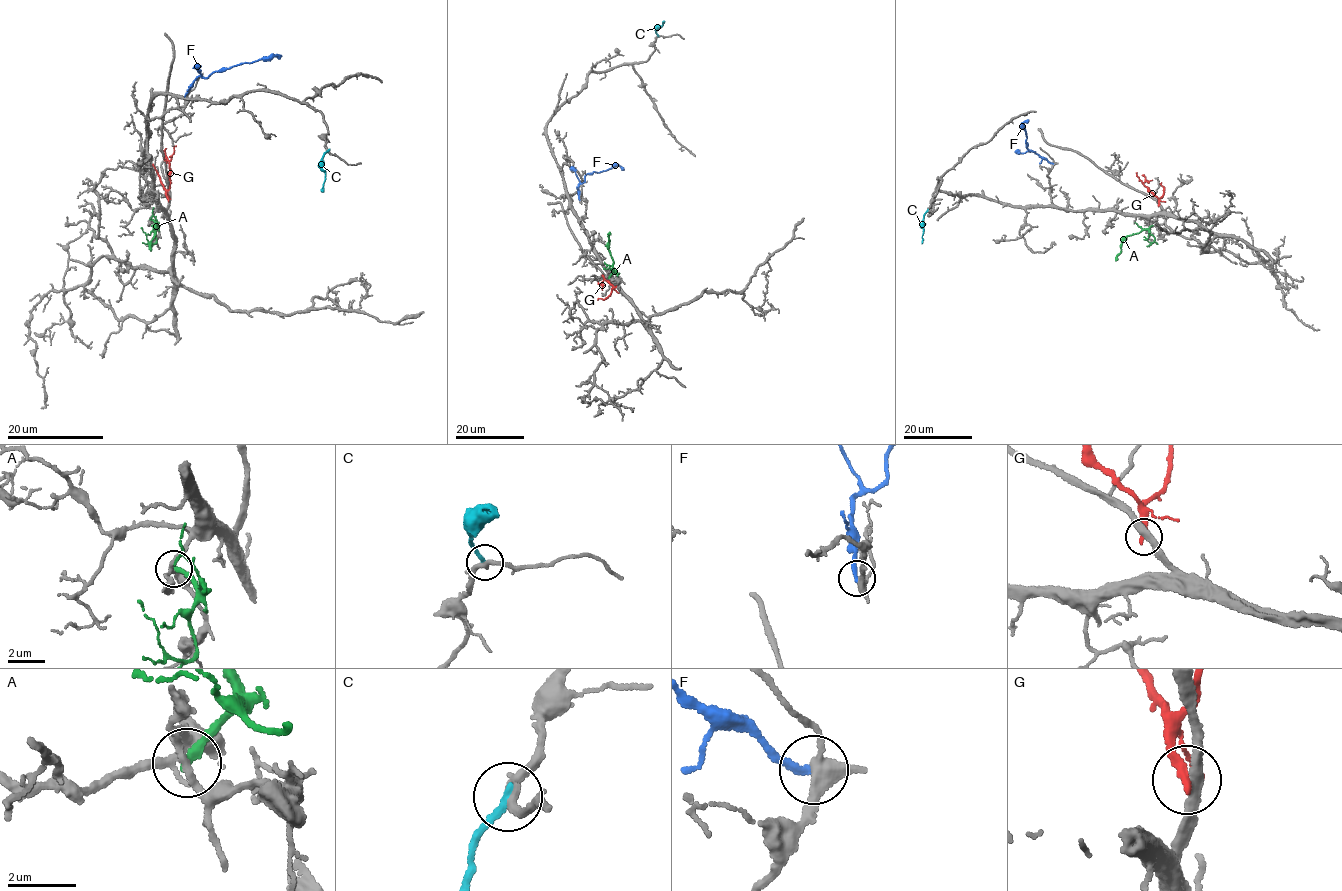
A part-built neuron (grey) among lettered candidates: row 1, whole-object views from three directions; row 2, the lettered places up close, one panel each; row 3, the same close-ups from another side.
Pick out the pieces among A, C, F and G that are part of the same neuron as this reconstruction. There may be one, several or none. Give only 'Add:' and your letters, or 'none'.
Add: none

